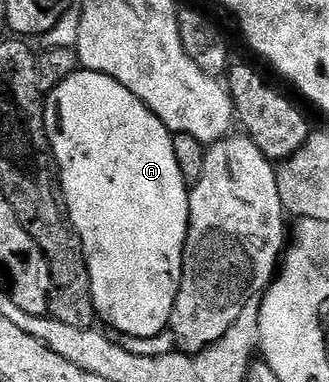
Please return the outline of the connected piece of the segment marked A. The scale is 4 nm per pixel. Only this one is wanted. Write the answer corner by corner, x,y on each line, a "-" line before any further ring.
82,69
64,79
52,90
44,101
46,110
46,134
50,140
50,149
54,153
54,163
58,167
61,186
64,188
65,208
72,212
72,228
82,238
82,248
88,251
88,266
90,268
90,282
92,283
92,299
94,311
115,329
113,332
124,336
158,336
167,332
172,315
172,307
176,303
176,295
180,291
182,282
182,252
186,246
186,232
190,222
190,189
184,175
180,175
180,163
176,163
174,139
166,124
163,123
143,101
136,99
128,87
116,83
103,73
93,73

